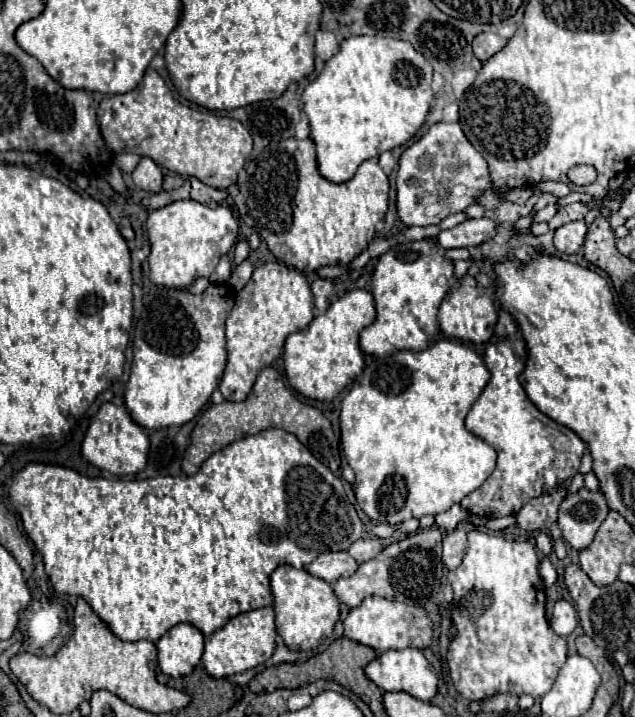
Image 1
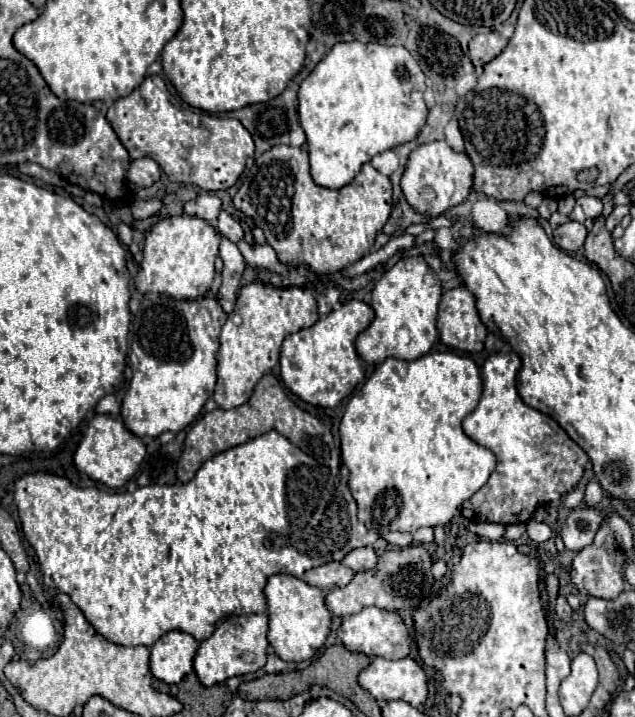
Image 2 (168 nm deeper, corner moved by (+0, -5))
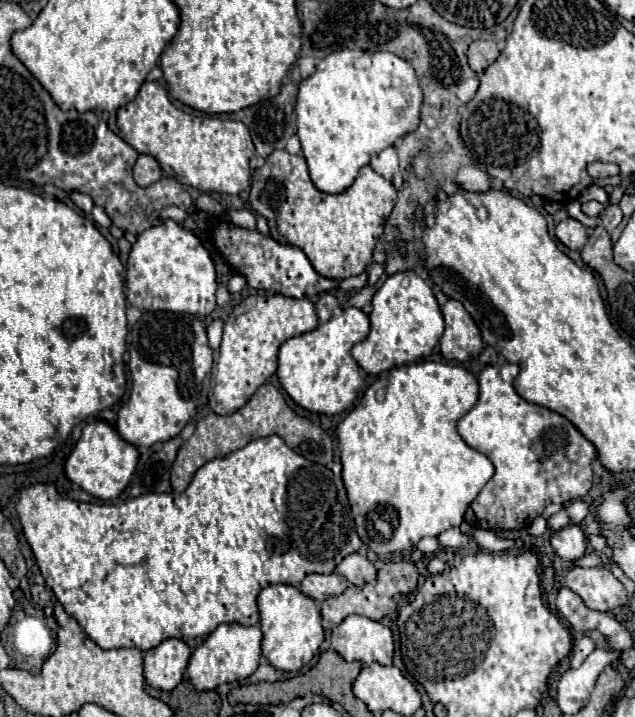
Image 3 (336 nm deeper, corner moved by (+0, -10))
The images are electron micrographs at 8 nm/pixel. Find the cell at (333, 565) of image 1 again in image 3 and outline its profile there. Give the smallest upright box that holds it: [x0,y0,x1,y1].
[299,574,349,602]

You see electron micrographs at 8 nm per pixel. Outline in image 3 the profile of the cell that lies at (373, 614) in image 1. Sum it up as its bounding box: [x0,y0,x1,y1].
[331,616,393,666]

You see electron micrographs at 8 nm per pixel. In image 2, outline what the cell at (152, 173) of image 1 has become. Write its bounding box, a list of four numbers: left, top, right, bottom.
[127,157,161,187]

